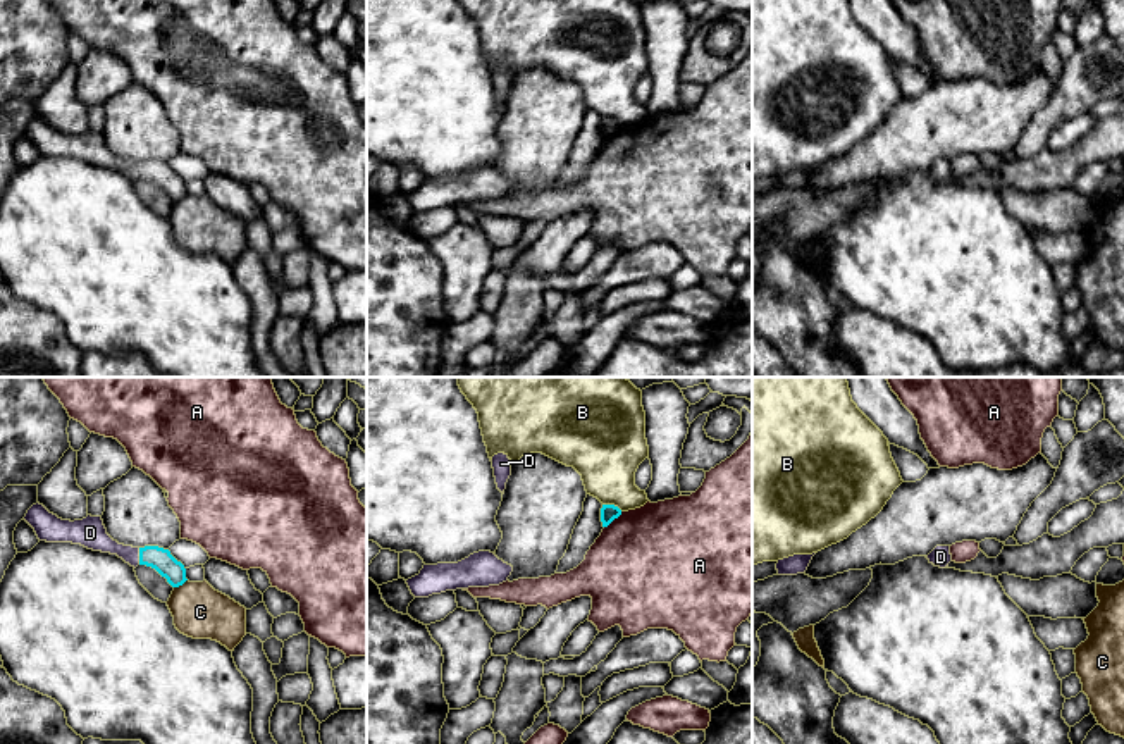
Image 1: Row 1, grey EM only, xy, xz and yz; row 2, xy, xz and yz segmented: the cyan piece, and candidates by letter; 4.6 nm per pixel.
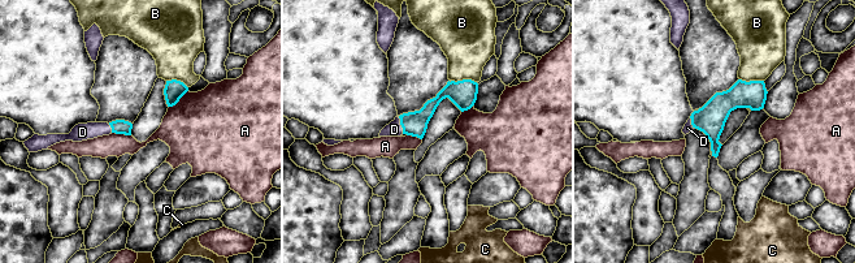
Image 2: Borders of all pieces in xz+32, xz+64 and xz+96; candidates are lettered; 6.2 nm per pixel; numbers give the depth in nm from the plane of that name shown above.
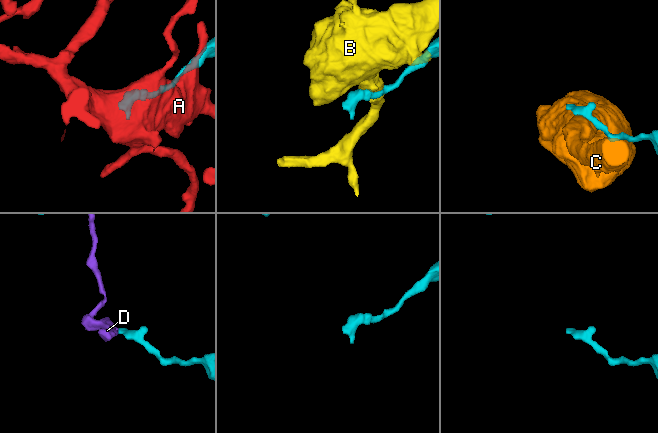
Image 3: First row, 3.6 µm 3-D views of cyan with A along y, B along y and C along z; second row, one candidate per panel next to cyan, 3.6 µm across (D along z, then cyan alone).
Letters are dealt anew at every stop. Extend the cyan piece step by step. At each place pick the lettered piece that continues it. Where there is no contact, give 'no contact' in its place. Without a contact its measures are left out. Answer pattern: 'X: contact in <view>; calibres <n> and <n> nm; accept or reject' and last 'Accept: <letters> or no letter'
A: contact in xz; calibres 80 and 500 nm; reject
B: contact in xz; calibres 80 and 320 nm; reject
C: contact in xy; calibres 110 and 260 nm; reject
D: contact in xy; calibres 110 and 140 nm; accept
Accept: D

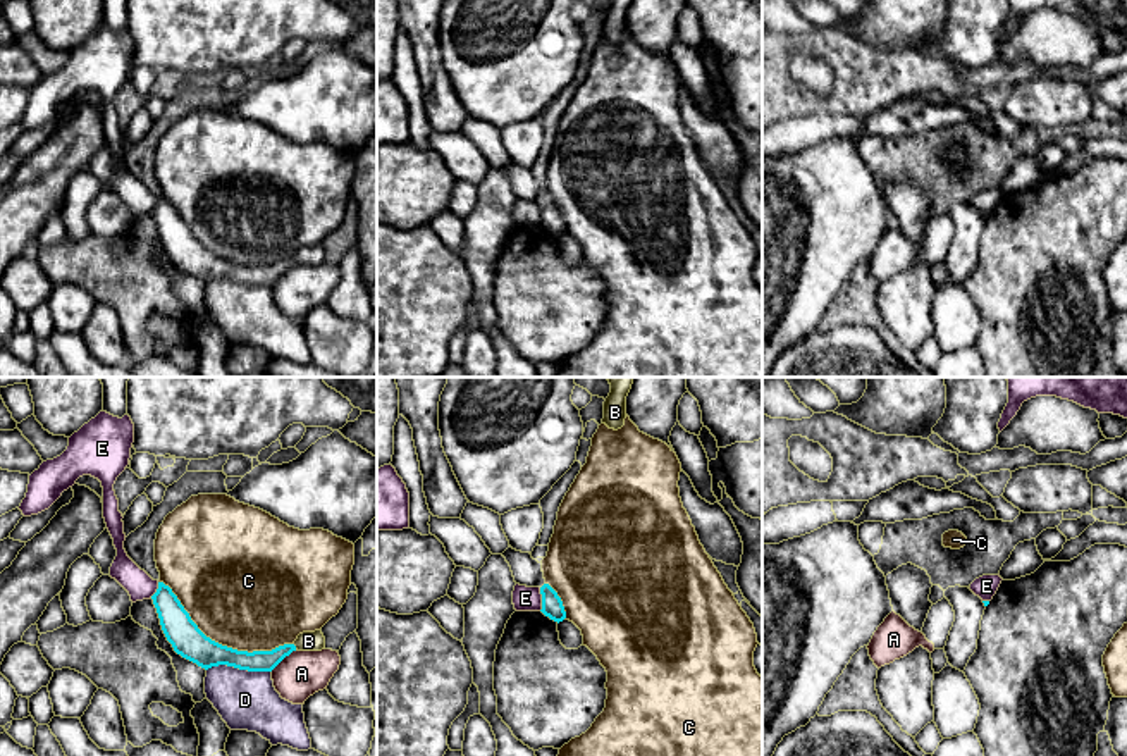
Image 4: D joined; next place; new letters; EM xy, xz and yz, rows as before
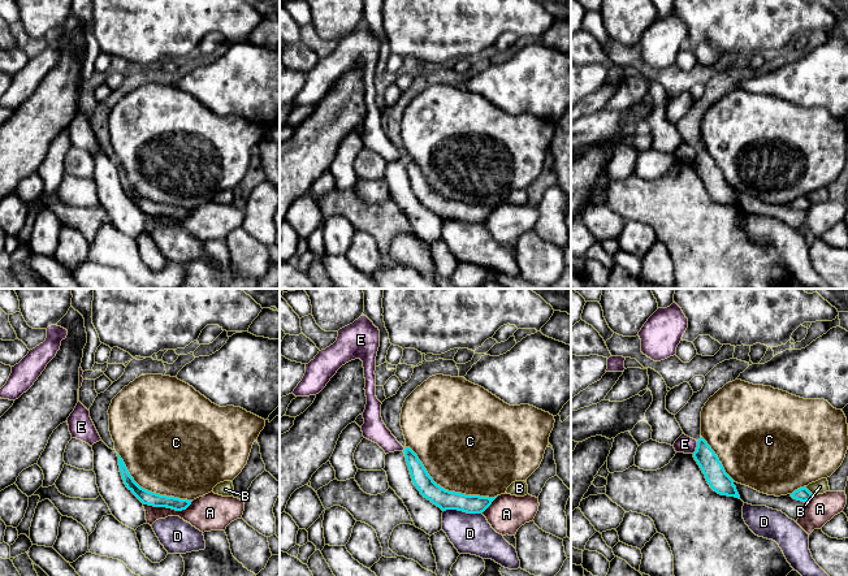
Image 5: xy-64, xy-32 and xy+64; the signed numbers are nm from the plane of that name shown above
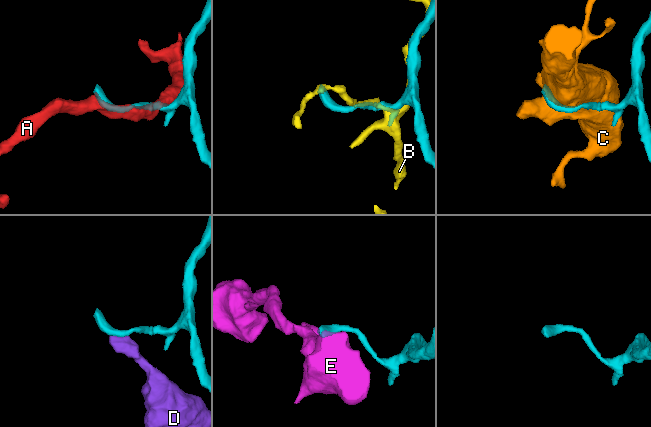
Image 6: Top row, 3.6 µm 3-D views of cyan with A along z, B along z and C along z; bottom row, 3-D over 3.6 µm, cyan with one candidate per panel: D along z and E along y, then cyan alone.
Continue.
A: contact in xy; calibres 100 and 220 nm; reject
B: contact in xy; calibres 100 and 100 nm; reject
C: contact in xy; calibres 150 and 500 nm; reject
D: contact in xy; calibres 150 and 280 nm; reject
E: contact in xz; calibres 100 and 110 nm; reject
Accept: no letter

